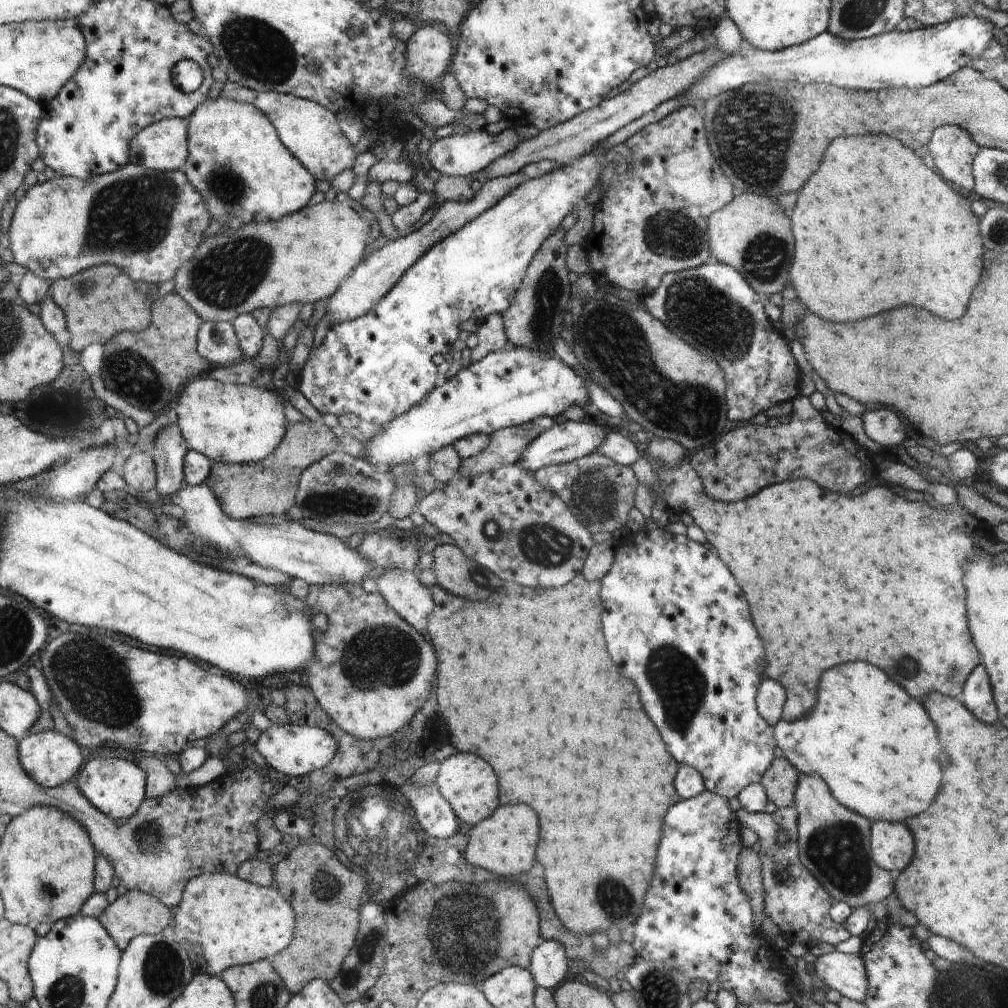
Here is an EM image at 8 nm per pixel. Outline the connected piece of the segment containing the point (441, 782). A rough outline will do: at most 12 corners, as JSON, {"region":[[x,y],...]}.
{"region":[[454,754],[436,777],[444,800],[475,825],[498,810],[488,762]]}

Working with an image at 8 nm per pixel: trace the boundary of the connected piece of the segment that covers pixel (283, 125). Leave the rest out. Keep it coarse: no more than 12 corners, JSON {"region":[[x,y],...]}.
{"region":[[258,92],[254,104],[316,180],[359,154],[335,113],[314,101]]}

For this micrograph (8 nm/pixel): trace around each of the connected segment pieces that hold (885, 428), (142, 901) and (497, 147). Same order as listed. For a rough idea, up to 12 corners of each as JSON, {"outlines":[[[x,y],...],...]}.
{"outlines":[[[887,408],[861,415],[862,428],[876,444],[900,446],[906,434]],[[128,891],[100,920],[124,952],[173,926],[158,897]],[[516,129],[452,134],[427,159],[445,176],[471,177],[518,146]]]}

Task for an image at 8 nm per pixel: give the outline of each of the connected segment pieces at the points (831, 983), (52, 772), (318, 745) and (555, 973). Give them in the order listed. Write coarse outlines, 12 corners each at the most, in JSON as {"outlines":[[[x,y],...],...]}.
{"outlines":[[[823,954],[810,970],[822,987],[864,1003],[860,954]],[[56,730],[19,743],[24,769],[46,787],[70,782],[84,748]],[[270,726],[254,745],[290,777],[328,766],[338,749],[327,731]],[[545,940],[527,968],[541,987],[568,972],[563,944]]]}

